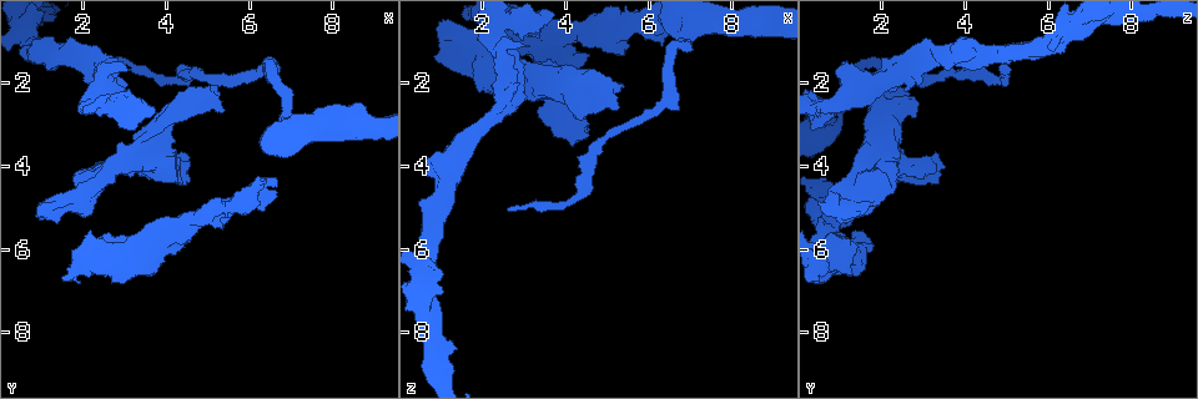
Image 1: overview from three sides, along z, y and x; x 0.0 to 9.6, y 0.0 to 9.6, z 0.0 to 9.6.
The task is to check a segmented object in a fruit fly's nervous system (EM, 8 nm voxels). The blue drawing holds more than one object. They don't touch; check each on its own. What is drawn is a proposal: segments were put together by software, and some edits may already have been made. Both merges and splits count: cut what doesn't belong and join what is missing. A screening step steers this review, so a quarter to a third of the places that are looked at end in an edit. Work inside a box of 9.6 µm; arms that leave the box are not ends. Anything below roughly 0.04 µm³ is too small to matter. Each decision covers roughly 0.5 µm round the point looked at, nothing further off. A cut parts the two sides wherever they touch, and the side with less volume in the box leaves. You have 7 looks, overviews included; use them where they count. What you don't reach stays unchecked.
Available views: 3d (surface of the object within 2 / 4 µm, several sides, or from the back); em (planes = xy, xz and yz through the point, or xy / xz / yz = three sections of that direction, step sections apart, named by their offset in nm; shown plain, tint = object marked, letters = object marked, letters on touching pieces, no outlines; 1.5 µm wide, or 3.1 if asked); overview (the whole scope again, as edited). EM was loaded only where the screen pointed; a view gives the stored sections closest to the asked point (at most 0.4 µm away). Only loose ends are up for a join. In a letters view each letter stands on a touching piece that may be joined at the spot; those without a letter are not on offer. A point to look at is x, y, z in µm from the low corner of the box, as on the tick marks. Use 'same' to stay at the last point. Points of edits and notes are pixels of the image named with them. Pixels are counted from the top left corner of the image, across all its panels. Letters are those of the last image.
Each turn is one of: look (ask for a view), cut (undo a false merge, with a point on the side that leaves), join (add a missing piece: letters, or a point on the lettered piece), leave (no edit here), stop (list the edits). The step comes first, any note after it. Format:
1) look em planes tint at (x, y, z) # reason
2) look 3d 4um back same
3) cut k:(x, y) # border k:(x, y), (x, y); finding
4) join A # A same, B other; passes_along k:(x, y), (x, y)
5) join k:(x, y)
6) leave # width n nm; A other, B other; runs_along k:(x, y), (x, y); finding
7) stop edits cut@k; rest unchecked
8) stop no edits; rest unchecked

look em planes plain at (1.85, 4.90, 1.30) # closes a loop

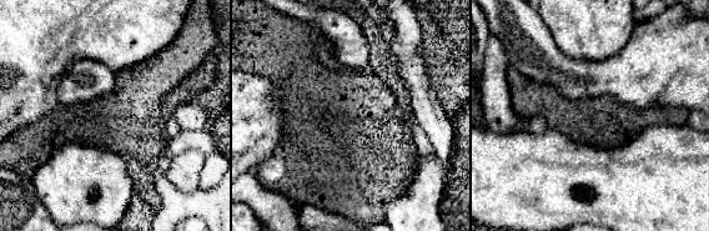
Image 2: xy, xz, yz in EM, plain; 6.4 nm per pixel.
look em planes letters same

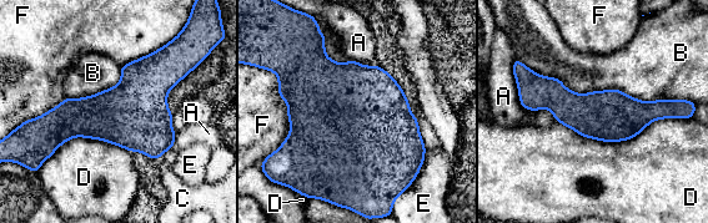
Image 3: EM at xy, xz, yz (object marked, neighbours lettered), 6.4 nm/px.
leave # A other, B other, C other, D other, E other, F other; runs_along 3:(532, 99), (575, 111), (678, 107); all the same neuron

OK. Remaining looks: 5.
look 3d 4um at (4.75, 5.25, 0.70) # three arms meet

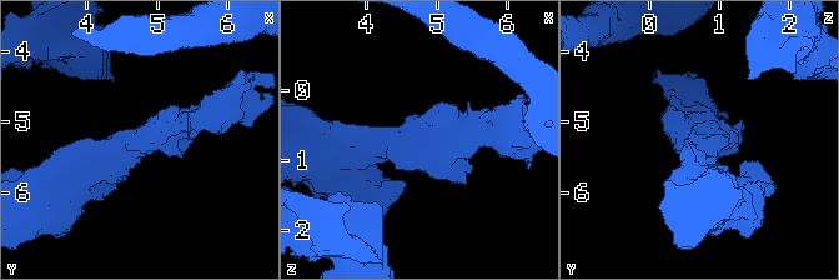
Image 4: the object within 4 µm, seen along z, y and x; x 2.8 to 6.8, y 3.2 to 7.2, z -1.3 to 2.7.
look em planes letters at (4.80, 5.30, 0.70)

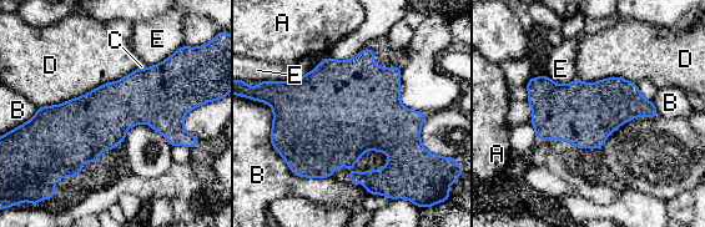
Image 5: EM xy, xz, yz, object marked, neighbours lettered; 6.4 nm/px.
leave # width 380 nm; longest_contact D 700 nm; A other, B other, C other, D other, E other; all the same neuron

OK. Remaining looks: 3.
look 3d 2um at (0.65, 0.85, 6.20)

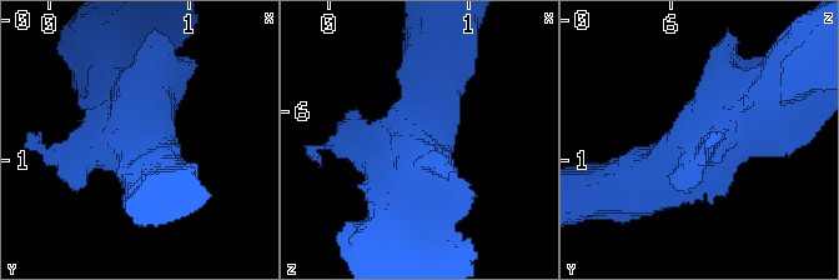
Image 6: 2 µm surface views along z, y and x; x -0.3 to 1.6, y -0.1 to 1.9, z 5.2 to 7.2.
look em xz step 4 letters at (0.62, 0.80, 6.22) # shape alone is not enough

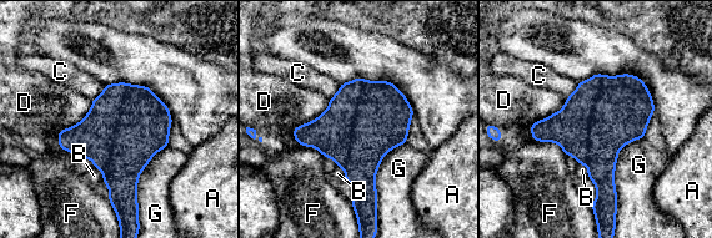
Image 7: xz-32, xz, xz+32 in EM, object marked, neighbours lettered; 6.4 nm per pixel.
leave # A other, B other, C other, D other, F other, G other; border 7:(643, 137), (620, 148), (616, 206); continuous, no second neuron

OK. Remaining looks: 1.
stop no edits; rest unchecked

